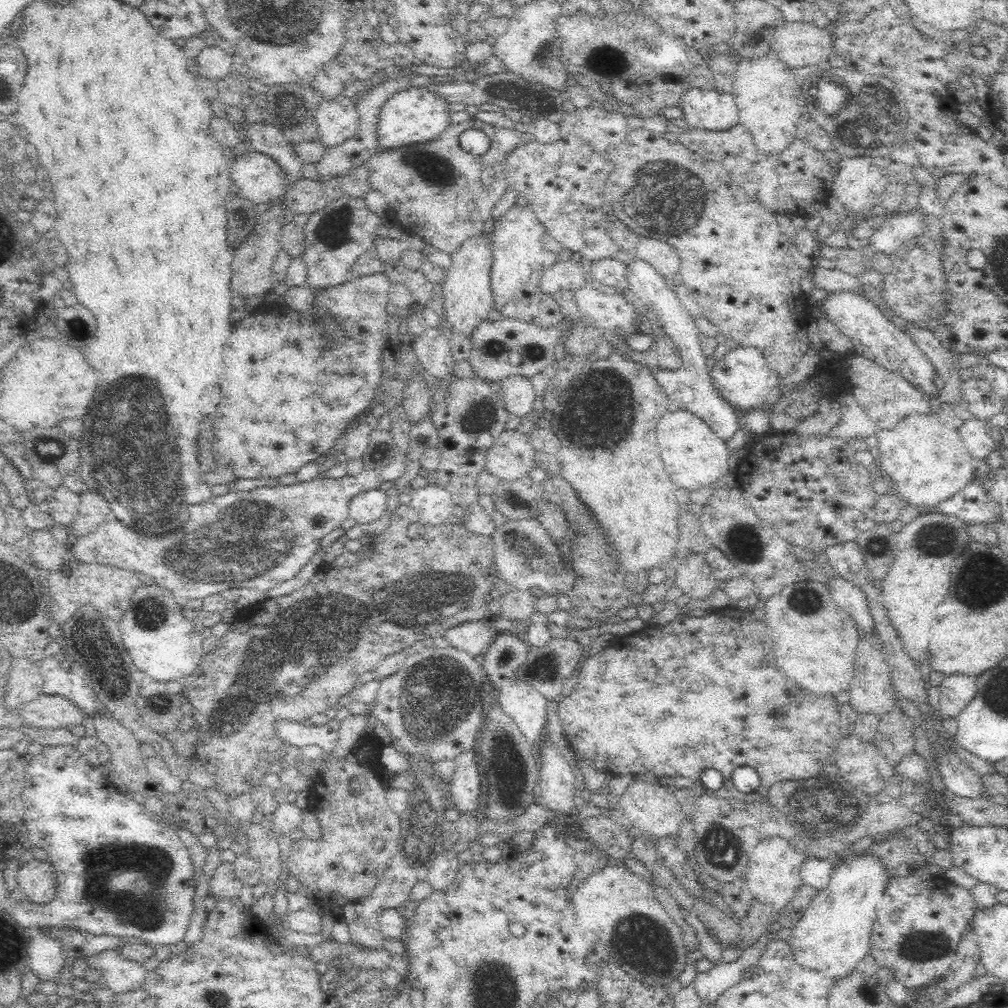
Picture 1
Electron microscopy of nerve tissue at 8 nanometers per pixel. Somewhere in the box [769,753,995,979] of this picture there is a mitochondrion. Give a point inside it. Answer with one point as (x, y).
(823, 806)

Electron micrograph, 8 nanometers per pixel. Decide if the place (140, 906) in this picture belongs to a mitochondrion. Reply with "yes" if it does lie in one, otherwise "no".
yes

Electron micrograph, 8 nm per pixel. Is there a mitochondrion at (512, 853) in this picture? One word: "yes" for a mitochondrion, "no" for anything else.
no

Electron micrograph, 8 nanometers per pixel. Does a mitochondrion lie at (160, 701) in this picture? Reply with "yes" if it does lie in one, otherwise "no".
yes

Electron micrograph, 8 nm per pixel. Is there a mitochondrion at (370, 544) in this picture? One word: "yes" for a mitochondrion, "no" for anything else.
no

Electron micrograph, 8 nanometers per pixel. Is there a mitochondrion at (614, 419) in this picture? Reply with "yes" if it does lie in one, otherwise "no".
yes

